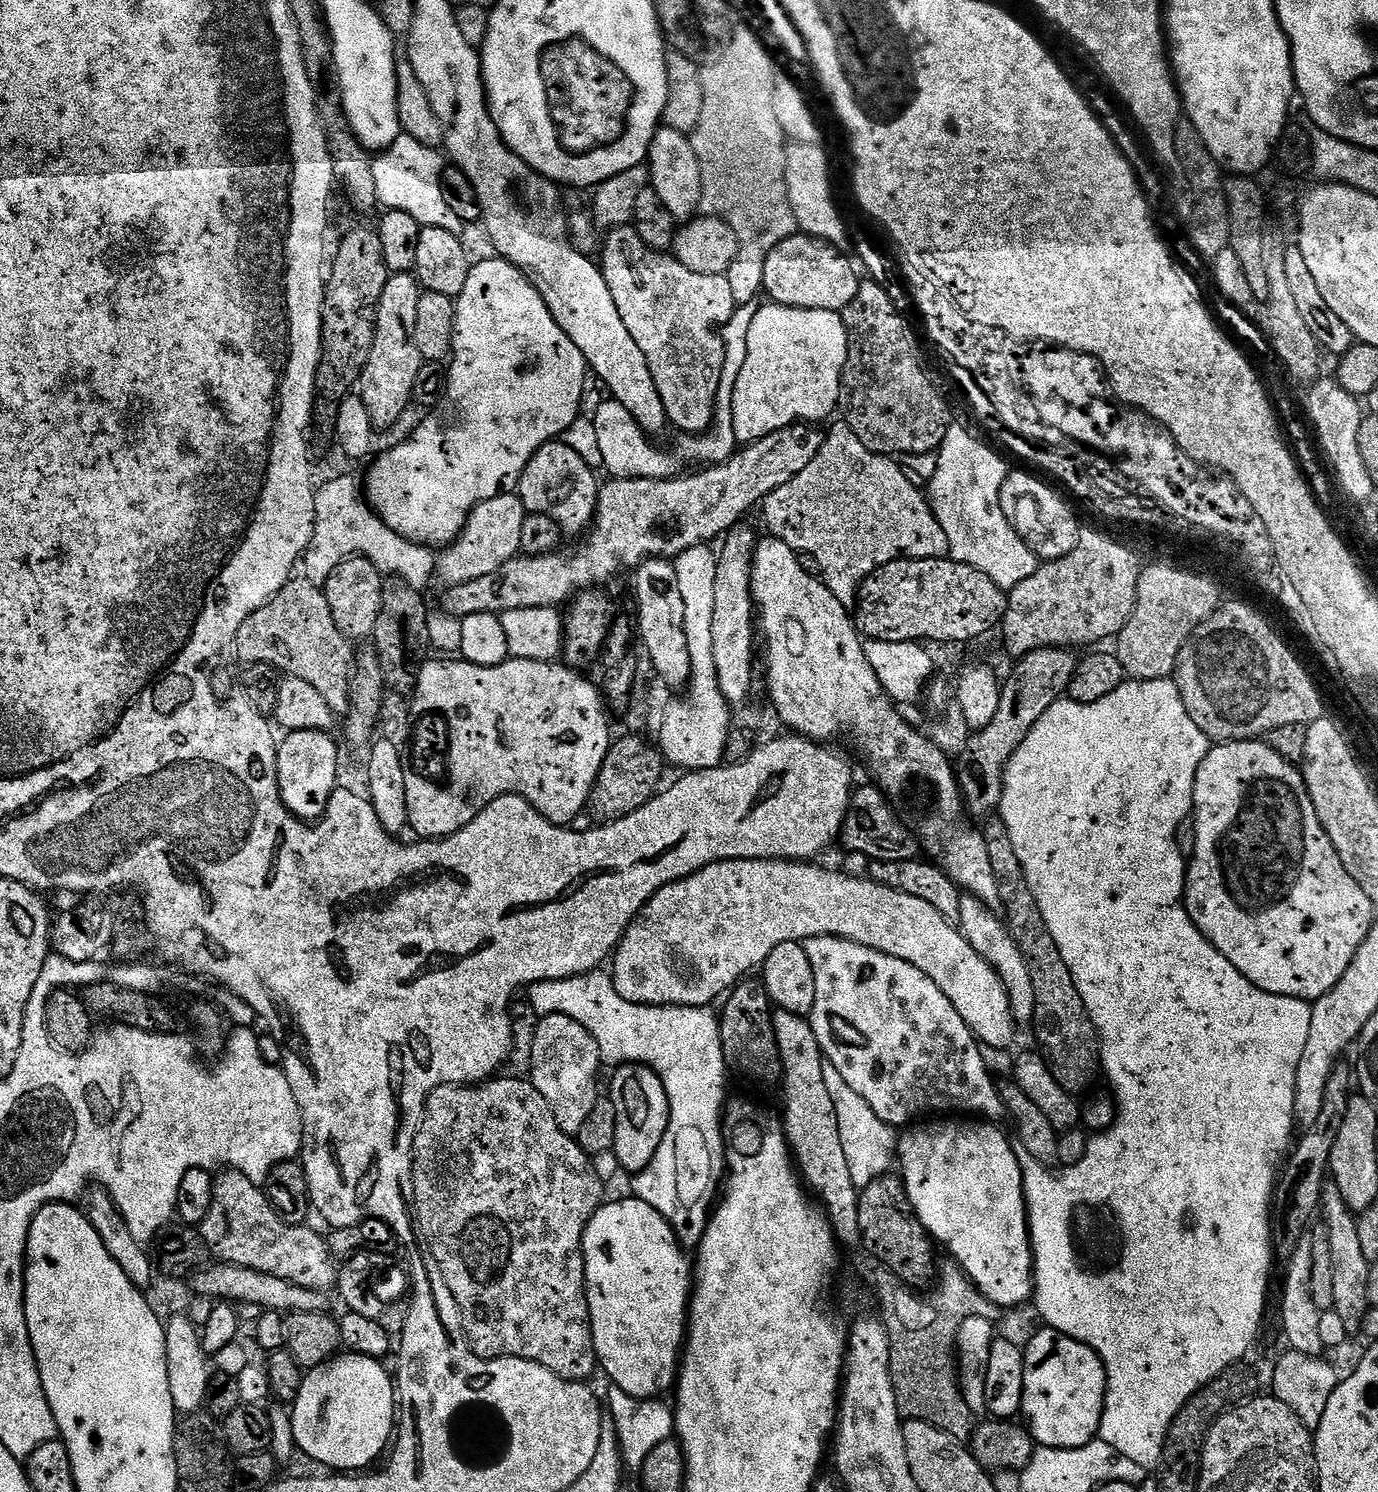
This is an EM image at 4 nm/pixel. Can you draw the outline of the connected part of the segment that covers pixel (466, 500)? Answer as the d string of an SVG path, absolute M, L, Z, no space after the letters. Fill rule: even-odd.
M491 258L492 260L480 260L468 269L466 286L462 286L462 294L455 297L456 321L454 322L454 342L452 343L452 355L447 365L448 389L442 398L440 405L431 409L428 416L412 432L409 440L393 446L389 452L377 455L371 461L372 469L368 472L368 484L366 480L366 500L373 512L390 526L402 538L411 540L413 544L423 544L425 548L443 550L449 544L454 544L460 537L461 530L466 526L468 516L472 509L477 508L482 502L501 495L502 490L512 490L519 485L522 470L526 470L526 462L534 458L534 454L543 444L549 444L551 440L563 437L563 434L574 421L581 419L580 403L584 400L584 383L590 380L590 369L582 350L570 342L570 338L554 322L550 310L535 286L524 277L508 260Z

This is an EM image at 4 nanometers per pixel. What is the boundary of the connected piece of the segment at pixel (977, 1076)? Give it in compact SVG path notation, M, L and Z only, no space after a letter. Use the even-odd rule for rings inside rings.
M837 936L810 938L803 941L803 945L806 950L806 958L810 958L810 966L814 966L814 1006L810 1017L814 1038L818 1040L818 1046L824 1054L825 1061L834 1065L838 1073L842 1074L842 1078L846 1080L846 1084L850 1086L851 1090L854 1090L854 1094L861 1095L866 1100L867 1105L881 1119L882 1123L891 1126L899 1126L898 1124L908 1126L924 1118L919 1118L919 1116L924 1116L927 1112L940 1112L936 1114L973 1112L976 1115L973 1117L983 1118L988 1122L1000 1122L1000 1119L1002 1121L1005 1119L1006 1109L1000 1100L1000 1090L995 1083L992 1085L994 1076L988 1071L986 1062L982 1058L981 1045L966 1026L966 1022L962 1022L958 1010L954 1010L950 998L946 998L946 994L942 994L942 990L938 990L938 986L934 986L934 982L930 982L930 978L926 978L926 974L922 974L922 970L918 970L918 966L910 966L910 962L902 962L902 958L894 958L890 954L870 950L870 946L862 946L858 942L850 942Z

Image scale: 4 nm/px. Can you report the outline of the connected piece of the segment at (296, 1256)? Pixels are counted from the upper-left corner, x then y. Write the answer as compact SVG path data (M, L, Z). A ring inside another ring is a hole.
M242 1175L235 1179L236 1184L215 1185L210 1214L198 1226L209 1253L225 1264L237 1264L294 1286L327 1293L338 1275L338 1264L332 1259L327 1239L304 1224L287 1224L276 1213L261 1185Z

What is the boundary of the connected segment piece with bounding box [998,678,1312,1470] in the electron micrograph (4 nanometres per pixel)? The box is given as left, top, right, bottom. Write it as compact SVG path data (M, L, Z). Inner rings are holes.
M1125 679L1124 683L1114 690L1114 694L1106 694L1106 698L1098 698L1098 702L1089 704L1079 704L1067 698L1061 698L1042 714L1042 718L1026 734L1022 746L1018 746L1016 753L1010 758L1008 768L1004 772L1004 793L1000 799L998 809L999 819L1003 820L1006 830L1010 834L1010 842L1014 846L1014 854L1018 854L1018 862L1022 862L1022 870L1026 874L1026 882L1038 902L1038 910L1042 910L1042 918L1046 922L1046 930L1050 930L1050 938L1054 938L1054 946L1058 946L1058 954L1062 954L1062 962L1066 962L1066 970L1070 970L1070 978L1074 986L1078 986L1078 994L1082 998L1084 1008L1088 1012L1088 1017L1092 1019L1092 1025L1096 1027L1096 1034L1100 1042L1100 1063L1103 1075L1108 1075L1108 1080L1112 1083L1112 1088L1116 1091L1114 1100L1116 1103L1116 1120L1105 1132L1093 1135L1088 1141L1088 1148L1084 1156L1077 1164L1070 1164L1061 1167L1060 1173L1053 1170L1047 1164L1039 1164L1030 1154L1026 1154L1026 1146L1018 1139L1012 1140L1012 1149L1018 1158L1018 1166L1022 1170L1024 1179L1024 1202L1028 1210L1028 1231L1032 1241L1032 1254L1034 1257L1034 1305L1040 1311L1040 1316L1044 1319L1043 1323L1049 1328L1058 1330L1086 1346L1090 1346L1098 1354L1098 1358L1104 1363L1106 1370L1106 1382L1108 1383L1108 1393L1104 1399L1104 1413L1098 1433L1099 1439L1104 1440L1118 1454L1126 1454L1130 1462L1138 1462L1146 1470L1156 1470L1160 1467L1160 1455L1164 1449L1164 1437L1167 1436L1170 1426L1174 1422L1176 1415L1186 1406L1190 1397L1204 1388L1214 1378L1221 1376L1227 1368L1239 1365L1240 1360L1252 1348L1252 1343L1256 1340L1256 1335L1260 1332L1260 1323L1264 1320L1264 1291L1268 1288L1268 1271L1272 1268L1274 1261L1274 1241L1272 1238L1272 1226L1274 1216L1274 1189L1278 1183L1278 1165L1285 1159L1290 1145L1294 1140L1294 1133L1297 1131L1296 1111L1294 1110L1294 1094L1296 1093L1296 1083L1298 1082L1298 1062L1302 1058L1302 1053L1306 1050L1306 1038L1310 1034L1310 1018L1312 1017L1312 1004L1306 1000L1290 998L1289 996L1279 996L1270 994L1258 986L1251 984L1242 973L1230 963L1230 961L1219 952L1216 947L1194 926L1190 914L1184 908L1184 878L1186 875L1186 856L1178 850L1176 841L1176 831L1178 826L1185 823L1192 814L1192 799L1194 798L1194 782L1198 774L1198 766L1202 766L1202 758L1206 758L1210 747L1210 741L1198 726L1194 726L1194 718L1186 714L1186 706L1182 706L1182 694L1178 690L1175 679L1166 680L1133 680Z

